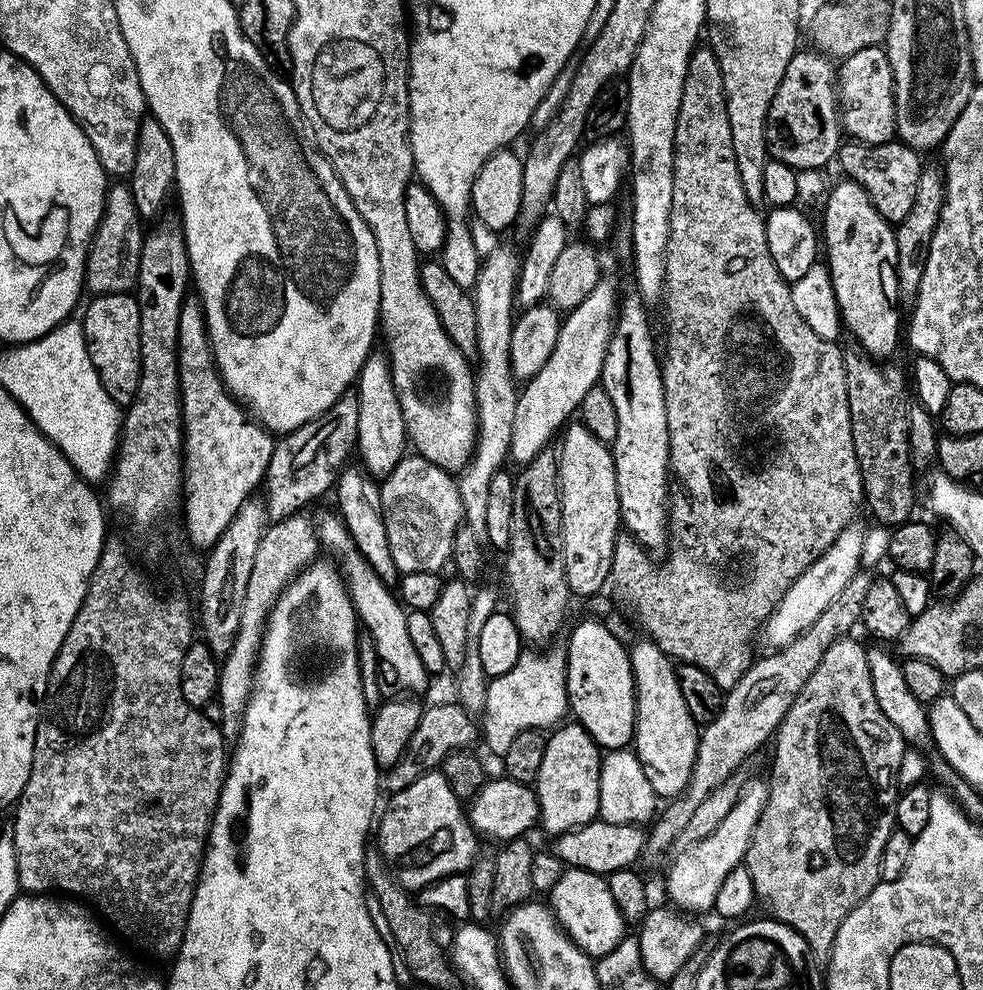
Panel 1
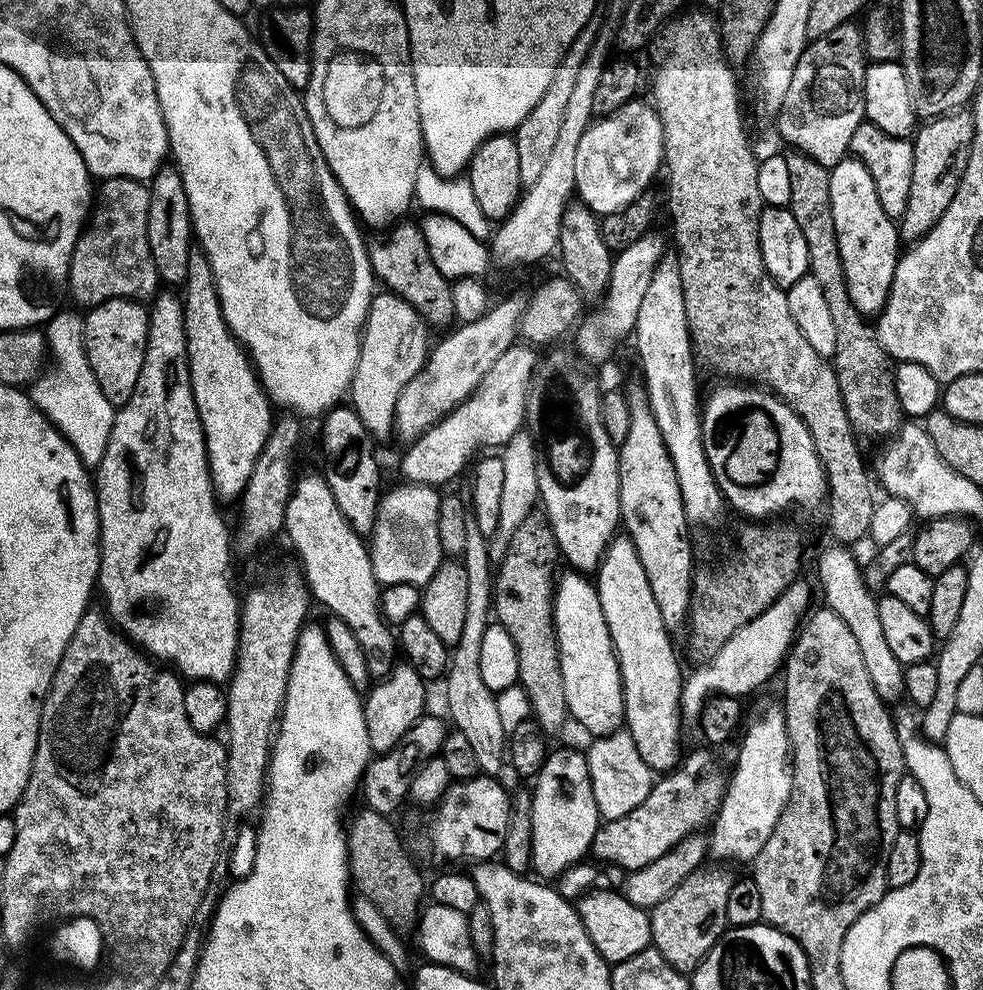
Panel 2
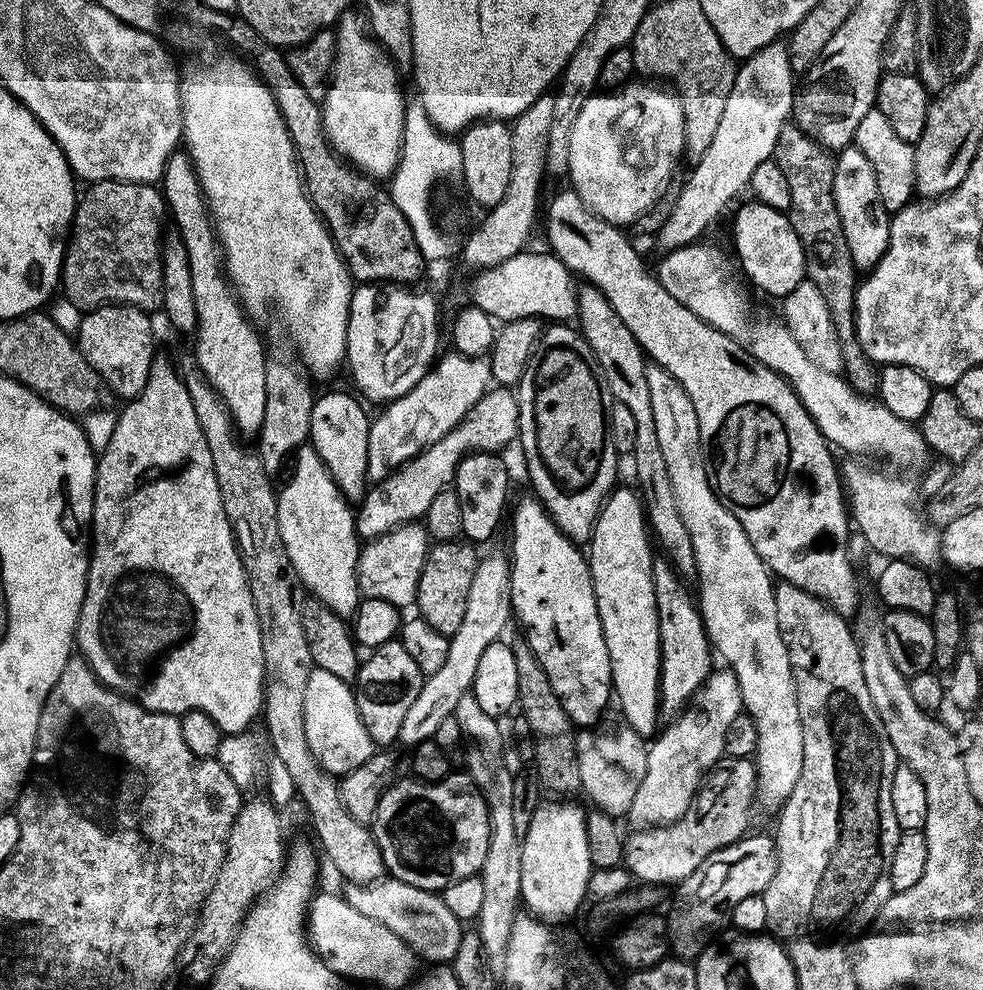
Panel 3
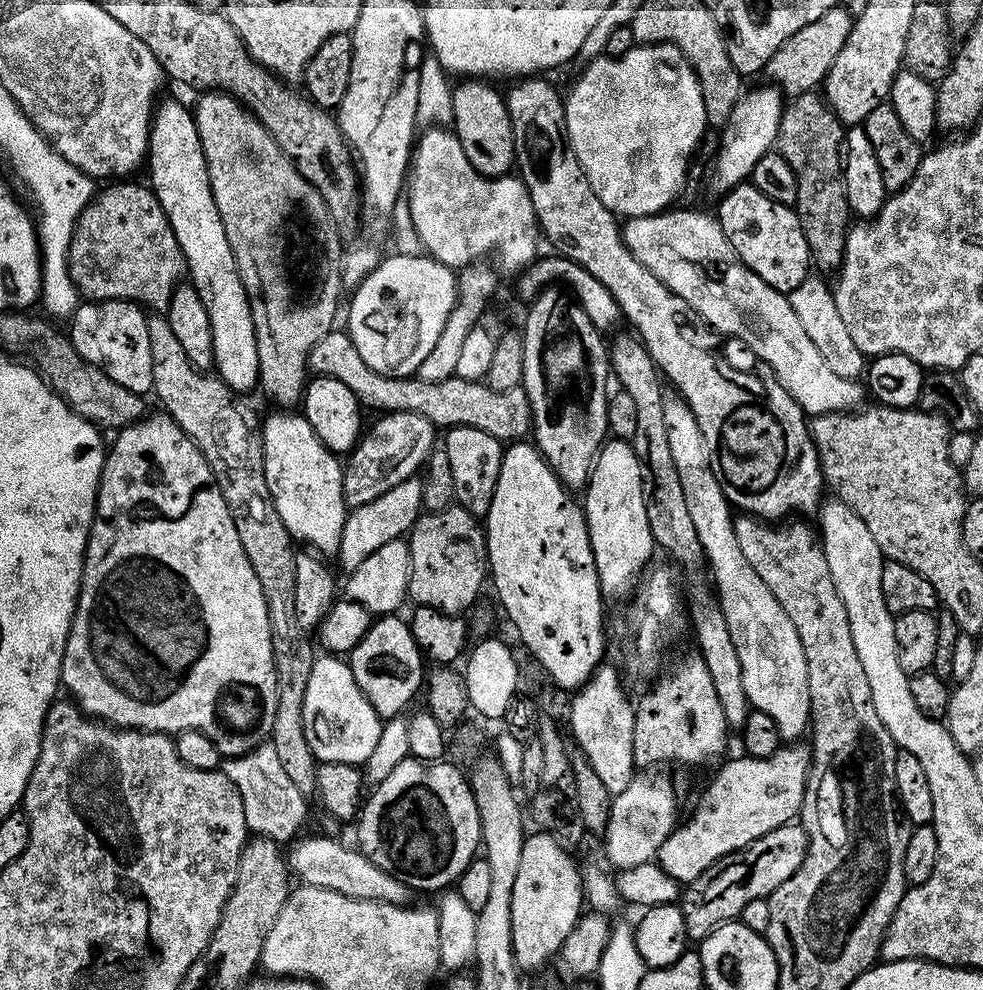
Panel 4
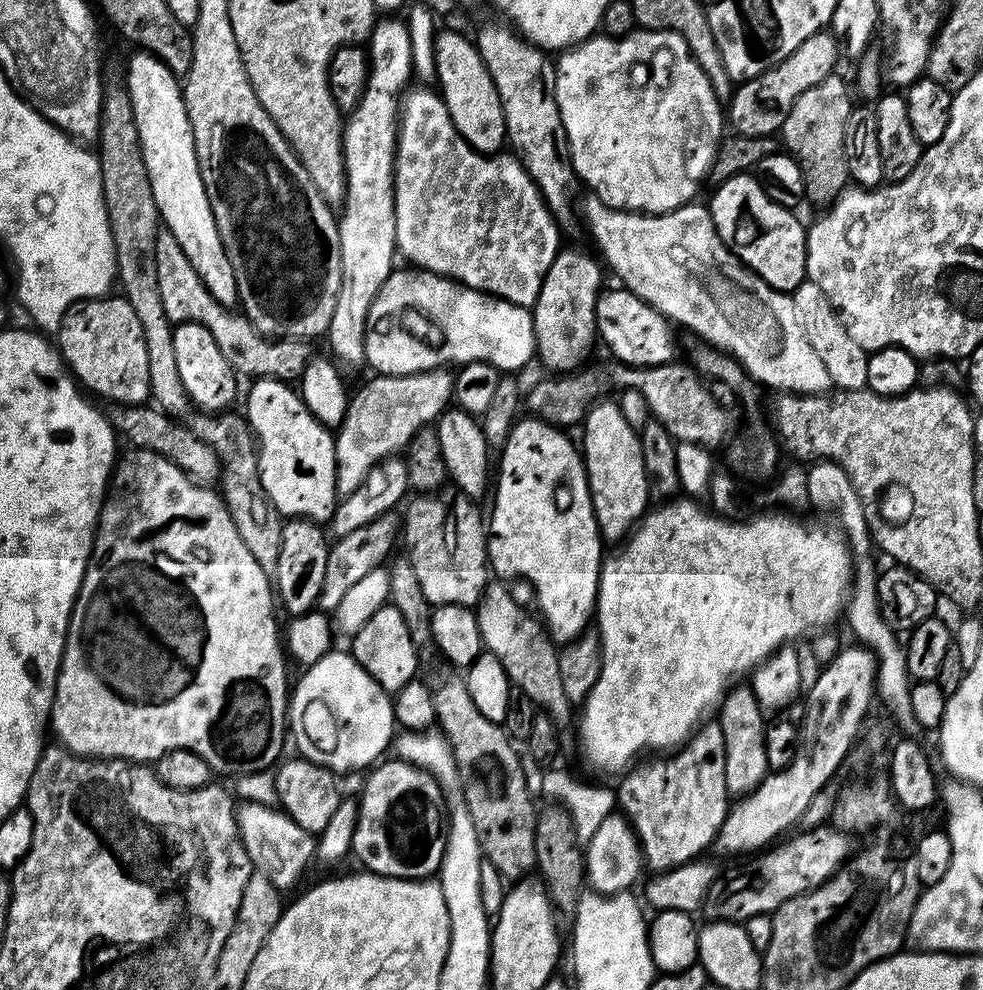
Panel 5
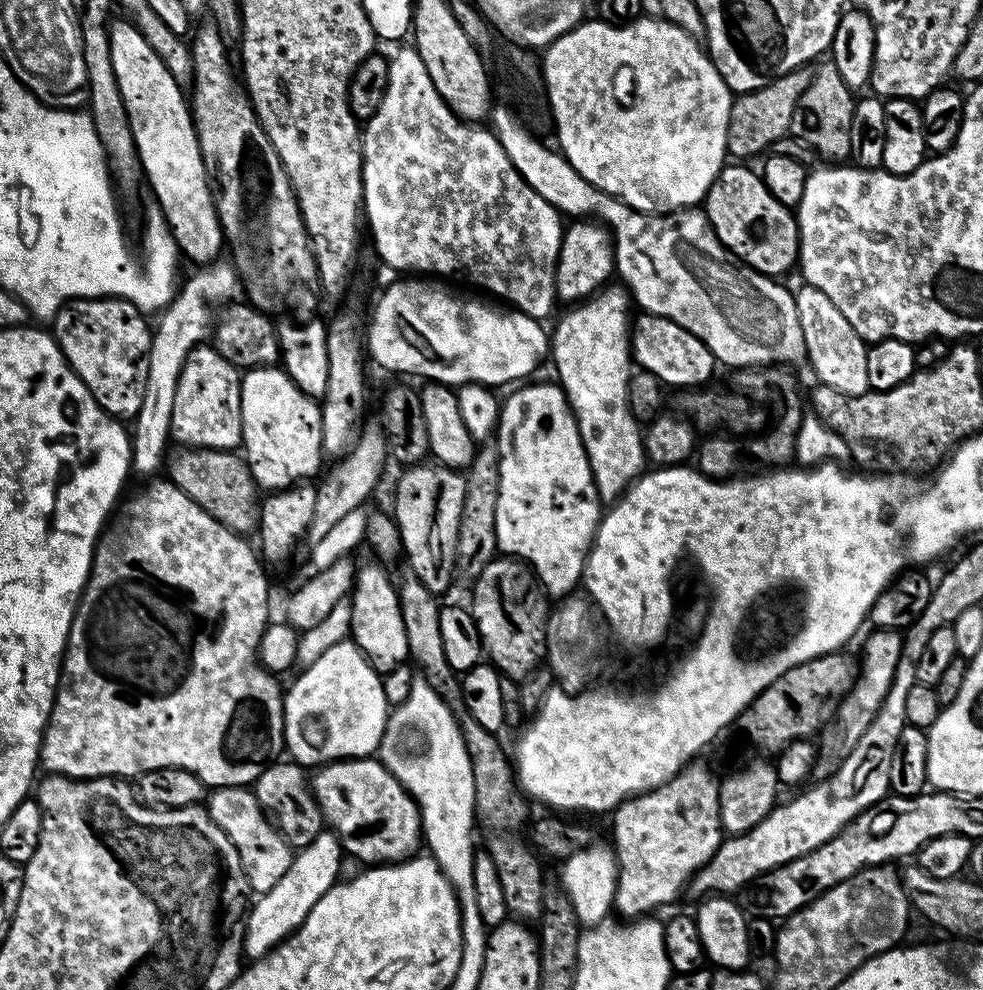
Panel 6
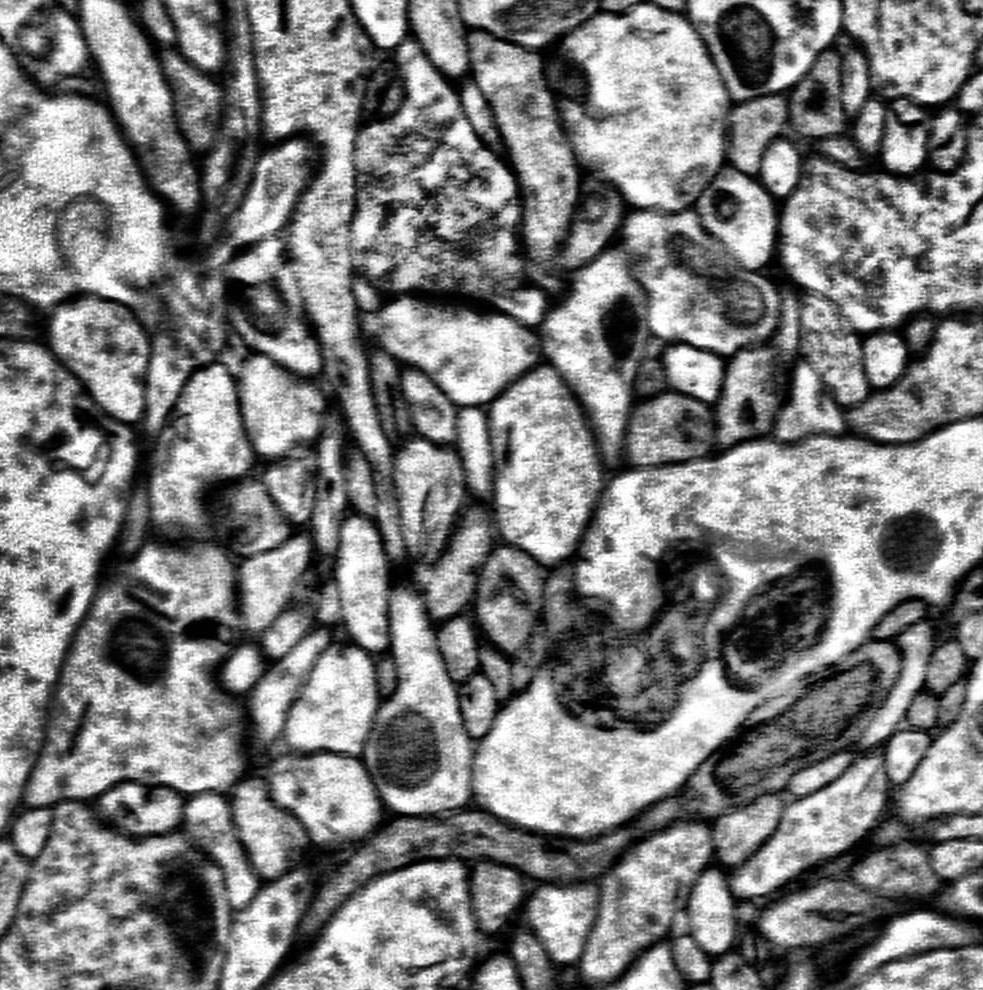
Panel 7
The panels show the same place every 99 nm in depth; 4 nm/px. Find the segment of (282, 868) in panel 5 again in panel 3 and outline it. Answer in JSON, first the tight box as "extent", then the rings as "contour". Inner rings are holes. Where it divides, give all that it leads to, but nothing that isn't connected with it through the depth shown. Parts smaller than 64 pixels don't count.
{"extent":[342,878,465,966],"contour":[[[391,878],[371,880],[368,884],[349,883],[347,887],[342,895],[348,904],[354,906],[358,914],[366,914],[366,918],[374,918],[374,922],[382,922],[394,930],[394,934],[405,940],[421,961],[432,960],[428,962],[440,966],[451,962],[454,954],[458,954],[458,942],[462,942],[465,929],[462,921],[450,914],[443,895]]]}

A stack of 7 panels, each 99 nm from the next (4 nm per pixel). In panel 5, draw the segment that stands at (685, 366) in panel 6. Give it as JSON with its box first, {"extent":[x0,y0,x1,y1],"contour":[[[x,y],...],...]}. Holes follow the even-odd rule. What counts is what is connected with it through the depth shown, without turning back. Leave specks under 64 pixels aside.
{"extent":[596,286,677,368],"contour":[[[623,286],[605,287],[596,303],[596,335],[612,351],[612,356],[621,365],[630,368],[653,368],[671,364],[677,359],[676,336],[668,317],[651,308]]]}

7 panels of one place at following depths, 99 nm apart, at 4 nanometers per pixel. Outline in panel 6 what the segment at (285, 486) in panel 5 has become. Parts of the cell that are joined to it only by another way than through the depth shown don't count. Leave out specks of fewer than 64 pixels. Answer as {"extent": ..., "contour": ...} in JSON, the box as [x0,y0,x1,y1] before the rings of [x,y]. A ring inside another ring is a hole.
{"extent":[240,366,321,490],"contour":[[[280,366],[250,368],[240,381],[242,449],[252,478],[264,490],[283,490],[307,481],[320,468],[321,405],[307,396]]]}

